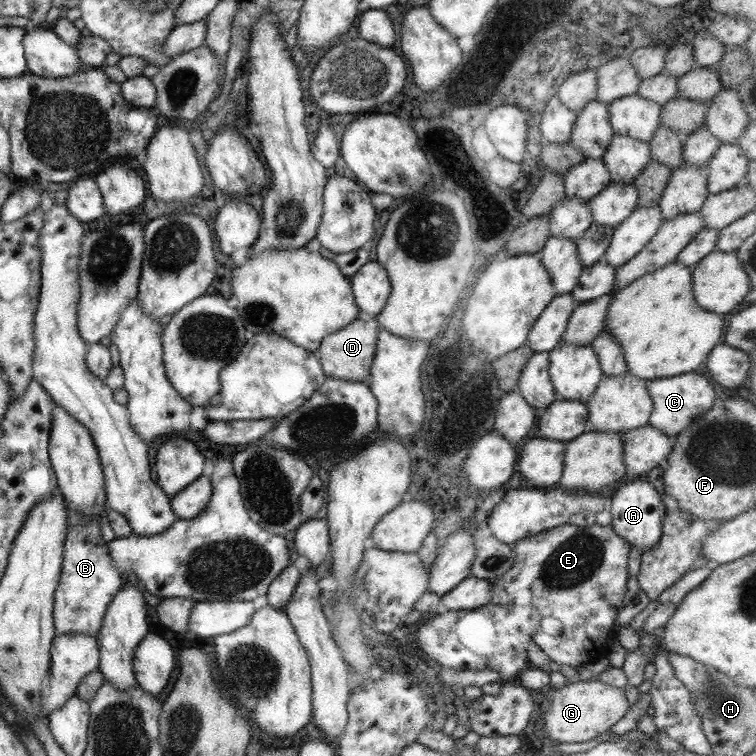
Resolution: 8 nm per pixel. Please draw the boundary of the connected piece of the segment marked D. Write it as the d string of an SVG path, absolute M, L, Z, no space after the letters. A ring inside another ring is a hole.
M353 319L347 325L323 337L315 355L320 362L324 377L368 384L369 369L375 355L378 324L376 319Z

